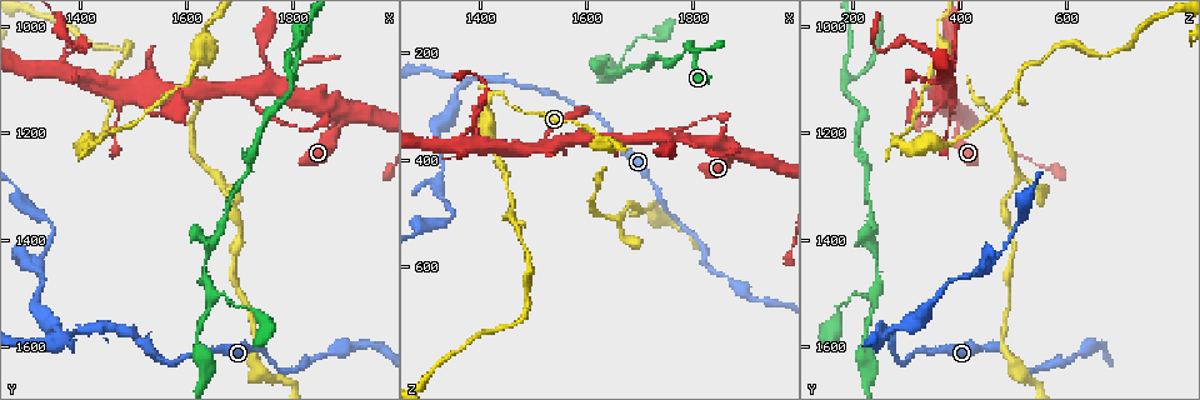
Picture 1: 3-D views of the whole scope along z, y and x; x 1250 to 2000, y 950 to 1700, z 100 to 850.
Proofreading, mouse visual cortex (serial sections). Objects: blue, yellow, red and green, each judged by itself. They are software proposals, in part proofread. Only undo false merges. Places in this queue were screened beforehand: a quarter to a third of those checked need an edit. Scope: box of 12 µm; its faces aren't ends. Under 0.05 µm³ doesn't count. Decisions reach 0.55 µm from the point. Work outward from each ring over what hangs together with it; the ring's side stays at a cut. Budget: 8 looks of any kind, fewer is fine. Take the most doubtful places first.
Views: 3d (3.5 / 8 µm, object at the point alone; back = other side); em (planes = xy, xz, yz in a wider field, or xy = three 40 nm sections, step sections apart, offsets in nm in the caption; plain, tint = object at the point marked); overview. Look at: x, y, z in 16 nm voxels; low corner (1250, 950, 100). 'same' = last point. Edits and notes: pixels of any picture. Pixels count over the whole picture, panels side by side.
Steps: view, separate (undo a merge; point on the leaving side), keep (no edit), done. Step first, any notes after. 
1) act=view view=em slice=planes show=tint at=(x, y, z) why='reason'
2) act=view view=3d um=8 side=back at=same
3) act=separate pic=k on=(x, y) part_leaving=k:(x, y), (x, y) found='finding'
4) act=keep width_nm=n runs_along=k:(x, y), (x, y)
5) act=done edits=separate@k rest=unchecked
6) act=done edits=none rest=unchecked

act=view view=3d um=8 side=back at=(1795, 1100, 190) why='arms part here'

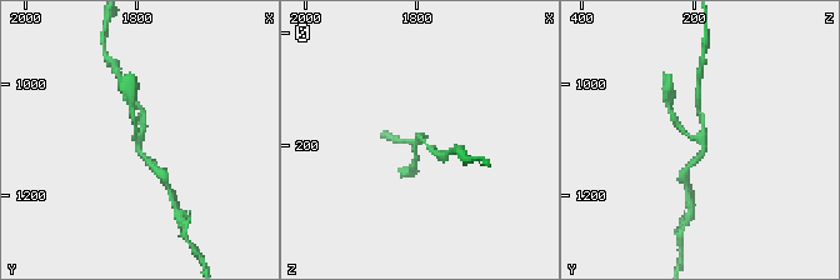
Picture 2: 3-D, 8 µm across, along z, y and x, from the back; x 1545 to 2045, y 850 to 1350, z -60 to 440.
act=view view=3d um=3.5 at=(1805, 1095, 190)

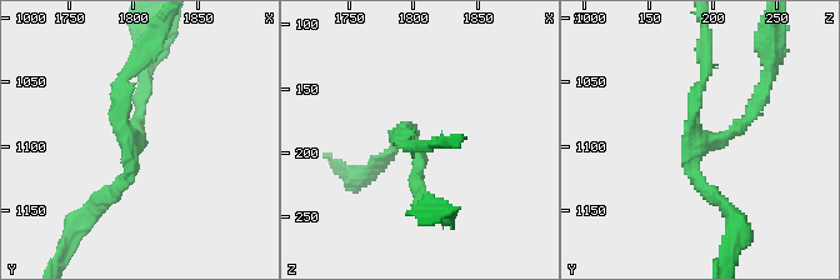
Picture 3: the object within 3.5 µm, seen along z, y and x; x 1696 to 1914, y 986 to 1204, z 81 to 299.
act=view view=em slice=xy step=3 show=tint at=(1800, 1100, 190) arms=3 arm_widths_nm=150,150,150 why='need the tissue'

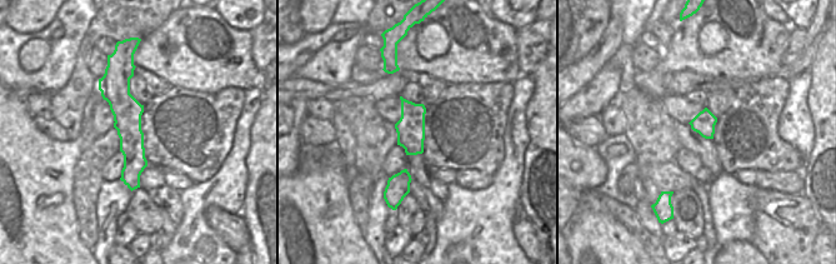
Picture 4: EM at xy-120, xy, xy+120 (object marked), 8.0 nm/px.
act=keep runs_along=3:(145, 94), (130, 175), (99, 205) found='all the same cell'

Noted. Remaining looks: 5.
act=view view=3d um=3.5 at=(1650, 1405, 240) why='abrupt turn'

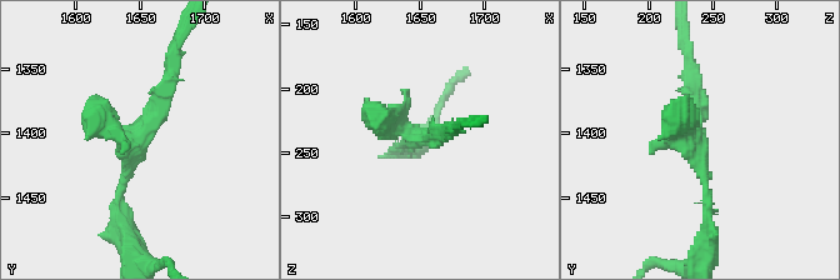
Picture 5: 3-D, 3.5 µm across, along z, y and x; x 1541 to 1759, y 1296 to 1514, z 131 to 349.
act=view view=em slice=xy step=5 show=tint at=(1652, 1404, 240)

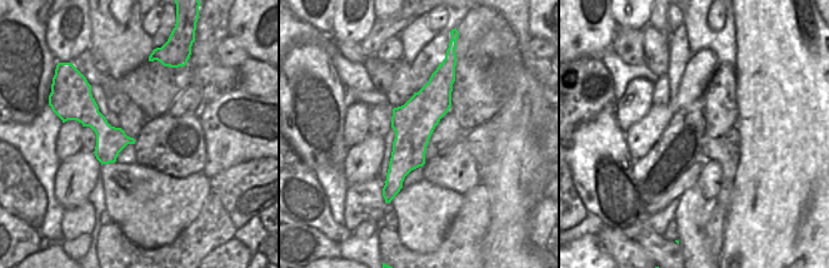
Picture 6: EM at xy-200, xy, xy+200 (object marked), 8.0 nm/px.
act=keep found='one cell here'

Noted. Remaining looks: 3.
act=view view=3d um=3.5 at=(1745, 1555, 175) why='sharp bend'

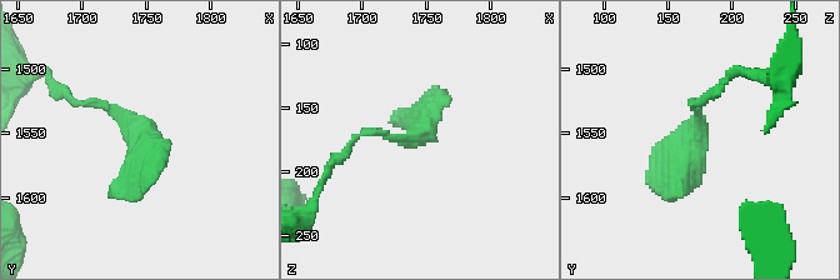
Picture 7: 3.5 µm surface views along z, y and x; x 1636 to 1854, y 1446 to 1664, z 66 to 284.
act=view view=em slice=xy step=5 show=tint at=(1742, 1550, 172) why='need the tissue'

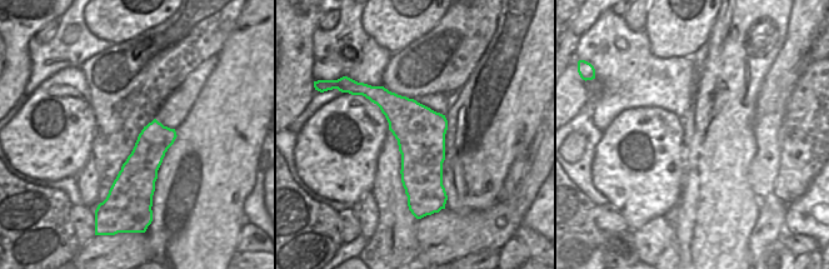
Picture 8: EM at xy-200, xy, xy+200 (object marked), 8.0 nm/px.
act=keep runs_along=7:(701, 100), (681, 196) found='one cell here'

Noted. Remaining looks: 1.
act=done edits=none rest=unchecked

